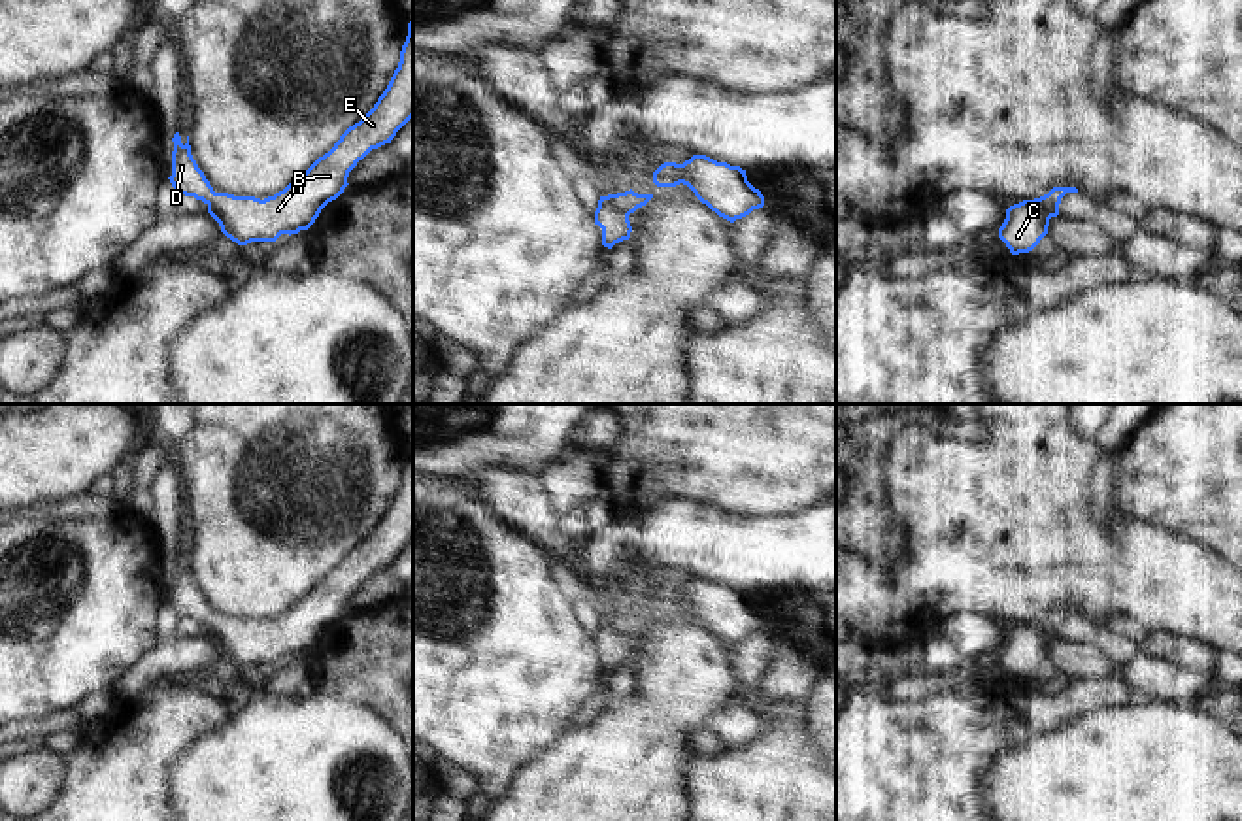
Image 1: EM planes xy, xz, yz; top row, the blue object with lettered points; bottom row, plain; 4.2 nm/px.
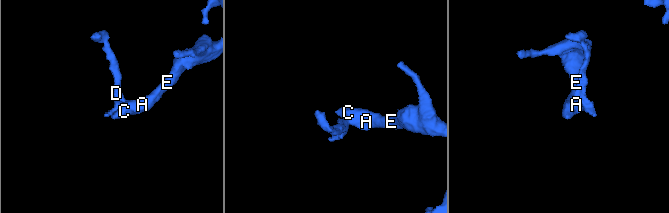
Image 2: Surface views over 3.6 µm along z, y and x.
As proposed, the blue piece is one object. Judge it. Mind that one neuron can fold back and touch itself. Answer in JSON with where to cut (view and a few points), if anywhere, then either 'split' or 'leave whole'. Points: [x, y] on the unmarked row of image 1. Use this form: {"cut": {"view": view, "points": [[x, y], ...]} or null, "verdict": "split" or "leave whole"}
{"cut": null, "verdict": "leave whole"}

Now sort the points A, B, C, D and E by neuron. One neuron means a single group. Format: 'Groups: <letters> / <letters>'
Groups: A B C D E.

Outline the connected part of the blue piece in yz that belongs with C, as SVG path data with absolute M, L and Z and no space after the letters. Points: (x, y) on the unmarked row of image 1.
M1053 610L1048 617L1023 623L1006 632L1006 642L999 651L999 661L1012 678L1032 674L1048 657L1049 642L1059 638L1061 621L1078 615L1076 610Z

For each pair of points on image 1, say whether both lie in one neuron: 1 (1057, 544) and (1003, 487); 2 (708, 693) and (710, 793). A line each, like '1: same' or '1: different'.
1: same
2: different

